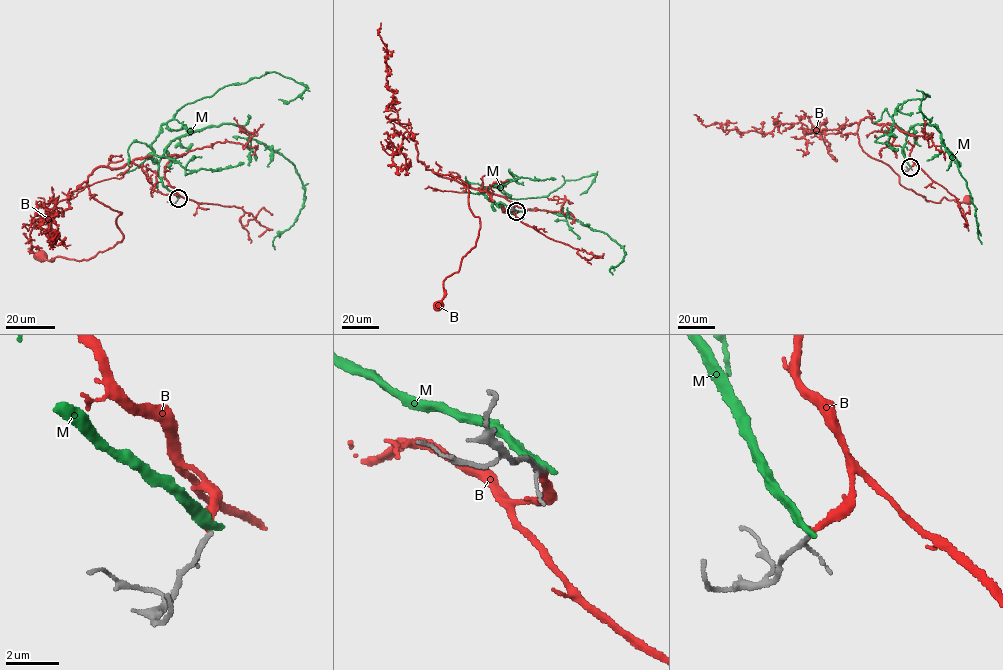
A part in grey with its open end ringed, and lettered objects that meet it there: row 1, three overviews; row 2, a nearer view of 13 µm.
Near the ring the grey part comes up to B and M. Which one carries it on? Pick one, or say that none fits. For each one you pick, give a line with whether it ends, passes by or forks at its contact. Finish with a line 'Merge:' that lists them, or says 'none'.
B: it ends
Merge: B

